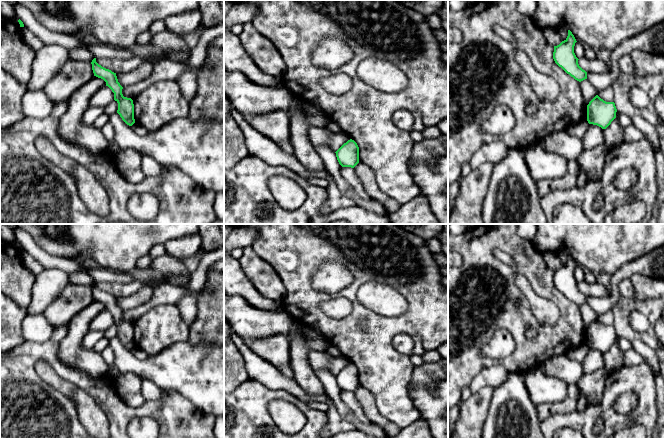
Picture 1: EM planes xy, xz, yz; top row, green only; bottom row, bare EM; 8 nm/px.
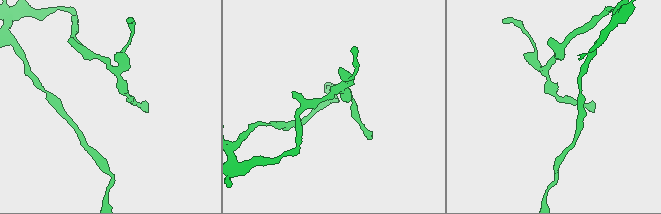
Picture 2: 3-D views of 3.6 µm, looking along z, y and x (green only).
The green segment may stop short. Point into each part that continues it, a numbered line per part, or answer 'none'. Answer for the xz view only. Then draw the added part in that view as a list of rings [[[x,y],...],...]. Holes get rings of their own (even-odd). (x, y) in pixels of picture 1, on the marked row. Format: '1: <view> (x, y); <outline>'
none

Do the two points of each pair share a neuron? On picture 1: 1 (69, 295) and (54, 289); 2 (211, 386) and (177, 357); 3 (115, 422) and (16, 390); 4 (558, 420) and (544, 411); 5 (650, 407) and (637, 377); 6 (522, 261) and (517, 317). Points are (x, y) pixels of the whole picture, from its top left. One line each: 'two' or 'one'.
1: two
2: one
3: one
4: two
5: one
6: one

